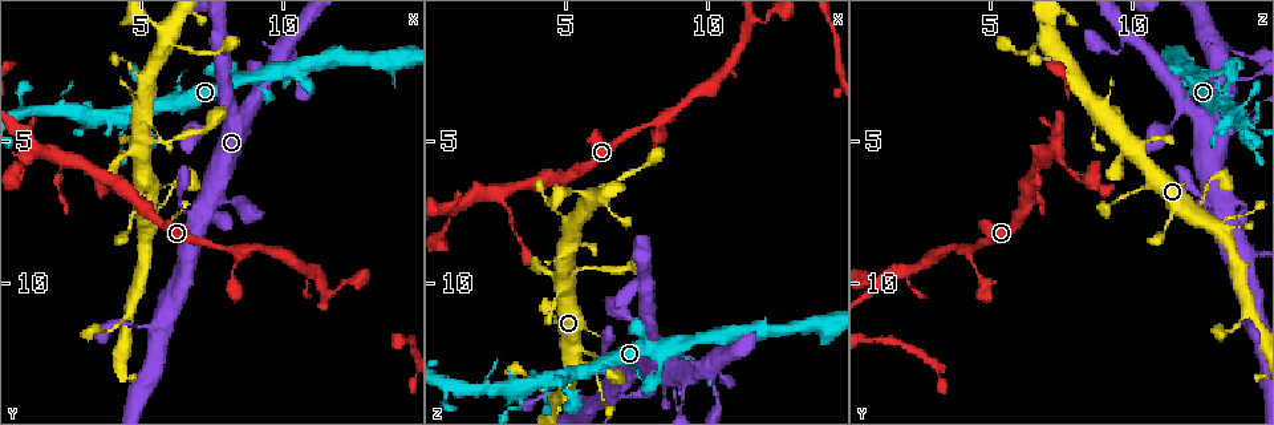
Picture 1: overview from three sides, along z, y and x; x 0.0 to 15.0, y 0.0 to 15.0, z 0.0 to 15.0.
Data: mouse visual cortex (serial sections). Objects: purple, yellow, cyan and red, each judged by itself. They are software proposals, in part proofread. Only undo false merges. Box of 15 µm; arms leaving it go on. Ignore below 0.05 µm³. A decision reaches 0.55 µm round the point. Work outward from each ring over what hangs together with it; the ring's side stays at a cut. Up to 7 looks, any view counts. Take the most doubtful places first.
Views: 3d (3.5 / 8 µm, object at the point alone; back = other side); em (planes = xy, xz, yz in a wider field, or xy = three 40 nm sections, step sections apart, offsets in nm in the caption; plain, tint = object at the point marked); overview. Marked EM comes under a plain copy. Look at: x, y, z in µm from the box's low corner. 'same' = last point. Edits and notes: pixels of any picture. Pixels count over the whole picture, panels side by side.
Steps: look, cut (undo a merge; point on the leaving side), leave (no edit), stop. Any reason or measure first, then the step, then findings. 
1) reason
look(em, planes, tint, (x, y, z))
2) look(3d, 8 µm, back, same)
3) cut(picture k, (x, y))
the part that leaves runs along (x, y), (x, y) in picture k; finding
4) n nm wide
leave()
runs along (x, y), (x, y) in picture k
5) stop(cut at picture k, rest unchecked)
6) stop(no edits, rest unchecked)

sharp bend
look(3d, 8 µm, (7.2, 7.1, 13.5))

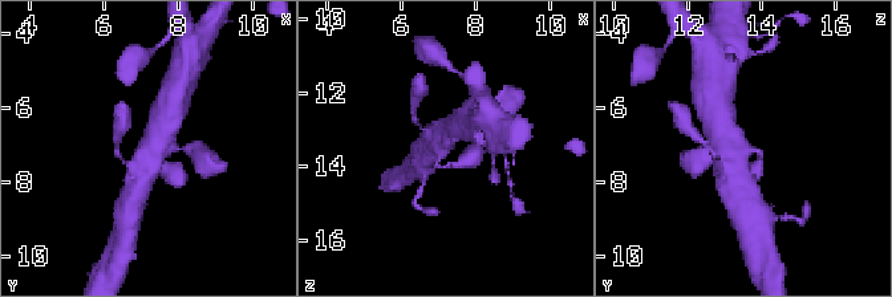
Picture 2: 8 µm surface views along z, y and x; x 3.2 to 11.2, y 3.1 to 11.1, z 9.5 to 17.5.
zoom in
look(3d, 3.5 µm, (7.2, 7.2, 13.4))

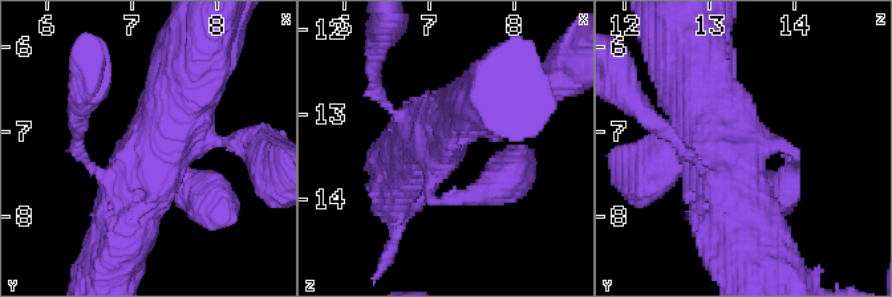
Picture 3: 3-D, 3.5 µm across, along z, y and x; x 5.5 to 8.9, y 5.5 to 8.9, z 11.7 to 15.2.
look(em, xy, step 2, tint, (7.15, 7.15, 13.40))

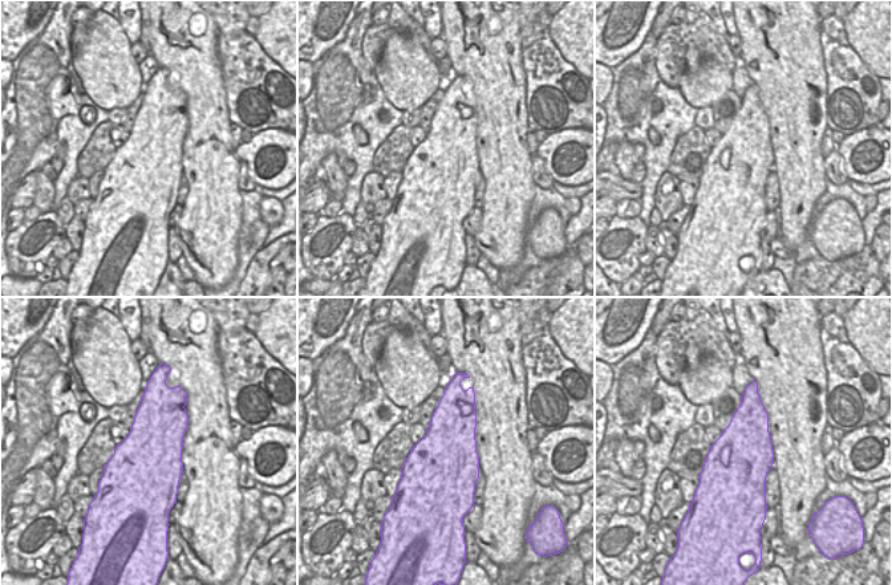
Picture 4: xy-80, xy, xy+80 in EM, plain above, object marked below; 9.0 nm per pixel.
leave()
runs along (187, 89), (142, 158), (113, 231) in picture 3; continuous, no second cell

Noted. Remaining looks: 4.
looks like a crossing
look(3d, 8 µm, (5.8, 1.1, 6.9))

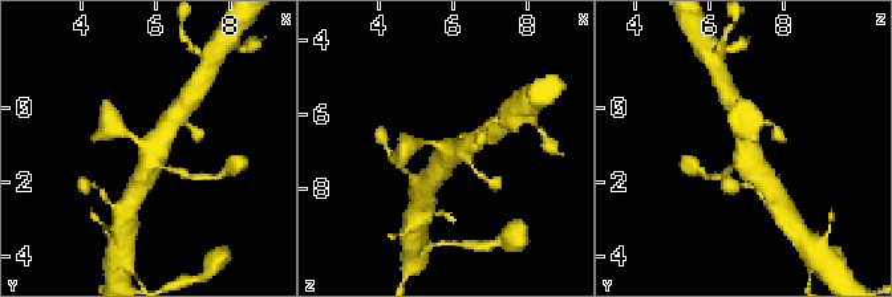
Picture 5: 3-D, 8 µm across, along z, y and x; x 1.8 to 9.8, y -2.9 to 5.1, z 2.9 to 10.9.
look(3d, 3.5 µm, (5.8, 1.1, 6.9))

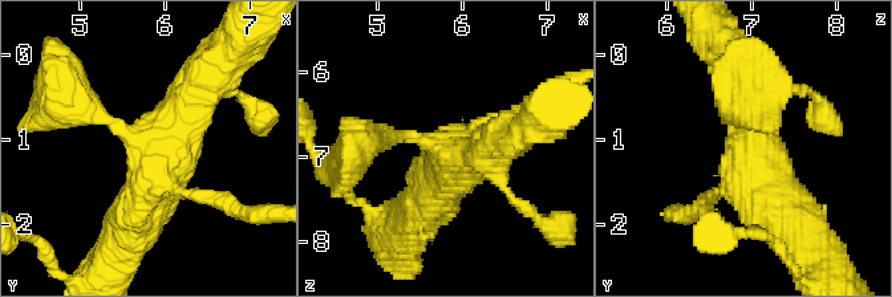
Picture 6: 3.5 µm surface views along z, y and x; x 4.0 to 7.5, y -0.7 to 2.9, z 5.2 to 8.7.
4 arms; arms of 150, 150, 500, 600 nm
look(em, xy, step 2, tint, (5.75, 1.10, 6.95))

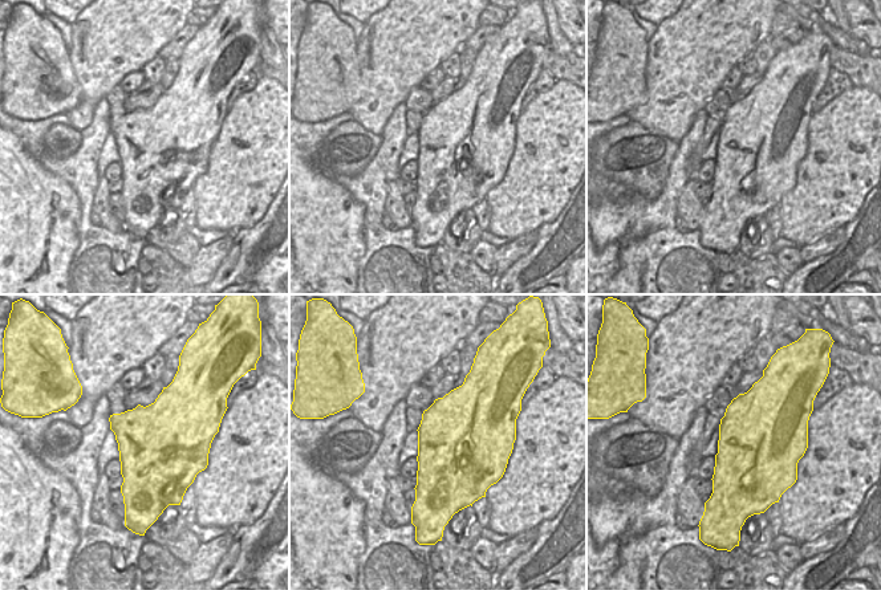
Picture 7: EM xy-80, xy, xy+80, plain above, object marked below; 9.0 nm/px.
leave()
runs along (801, 236), (750, 175), (729, 118) in picture 6; one cell here

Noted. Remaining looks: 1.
stop(no edits, rest unchecked)

